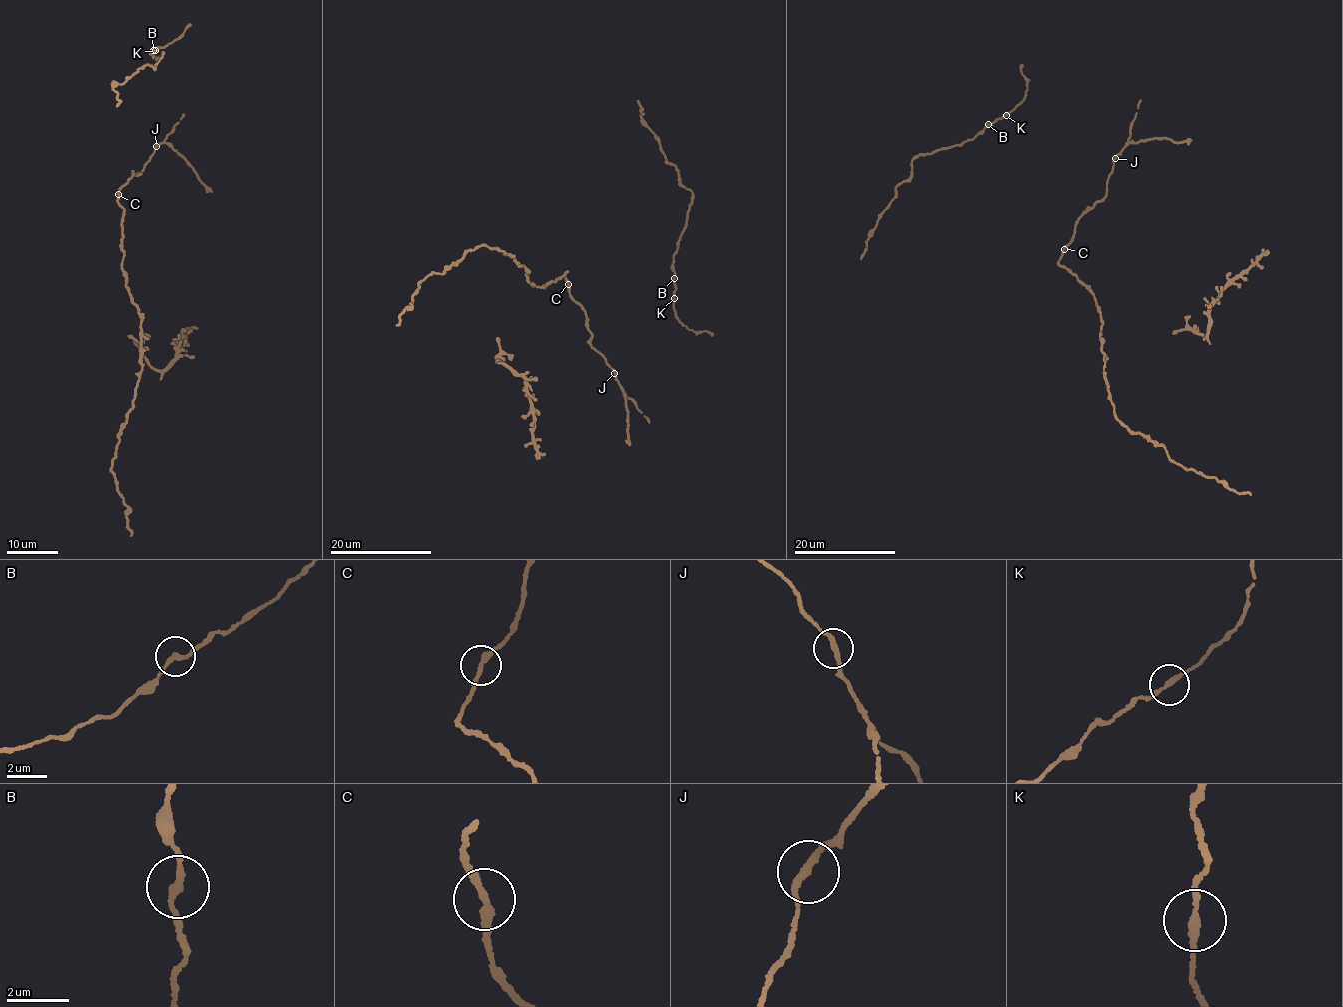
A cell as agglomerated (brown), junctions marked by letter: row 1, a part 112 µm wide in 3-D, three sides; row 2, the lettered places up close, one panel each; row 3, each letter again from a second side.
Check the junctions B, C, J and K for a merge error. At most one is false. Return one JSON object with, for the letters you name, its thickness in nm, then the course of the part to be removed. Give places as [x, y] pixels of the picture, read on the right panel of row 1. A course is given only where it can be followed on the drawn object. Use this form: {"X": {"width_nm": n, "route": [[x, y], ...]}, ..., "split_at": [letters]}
{"split_at": []}

